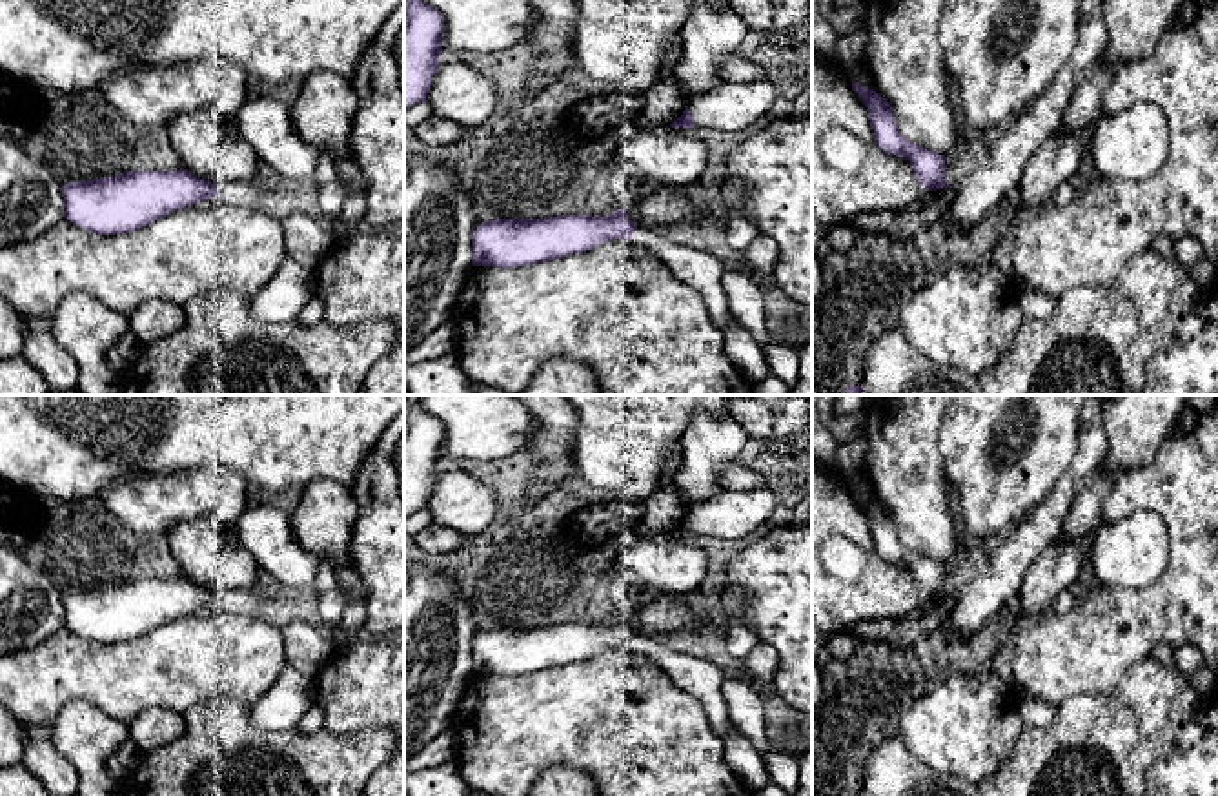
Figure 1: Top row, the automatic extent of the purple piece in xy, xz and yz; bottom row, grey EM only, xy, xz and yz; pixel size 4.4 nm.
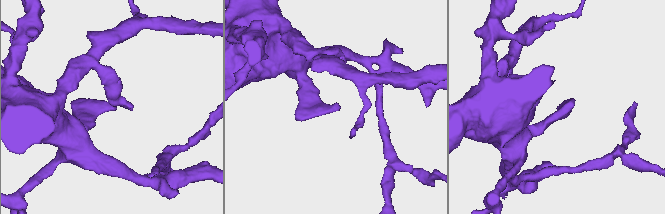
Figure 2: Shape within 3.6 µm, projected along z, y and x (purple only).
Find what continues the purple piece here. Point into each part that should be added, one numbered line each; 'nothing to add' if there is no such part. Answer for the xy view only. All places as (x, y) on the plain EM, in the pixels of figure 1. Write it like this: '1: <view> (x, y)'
1: xy (233, 602)

